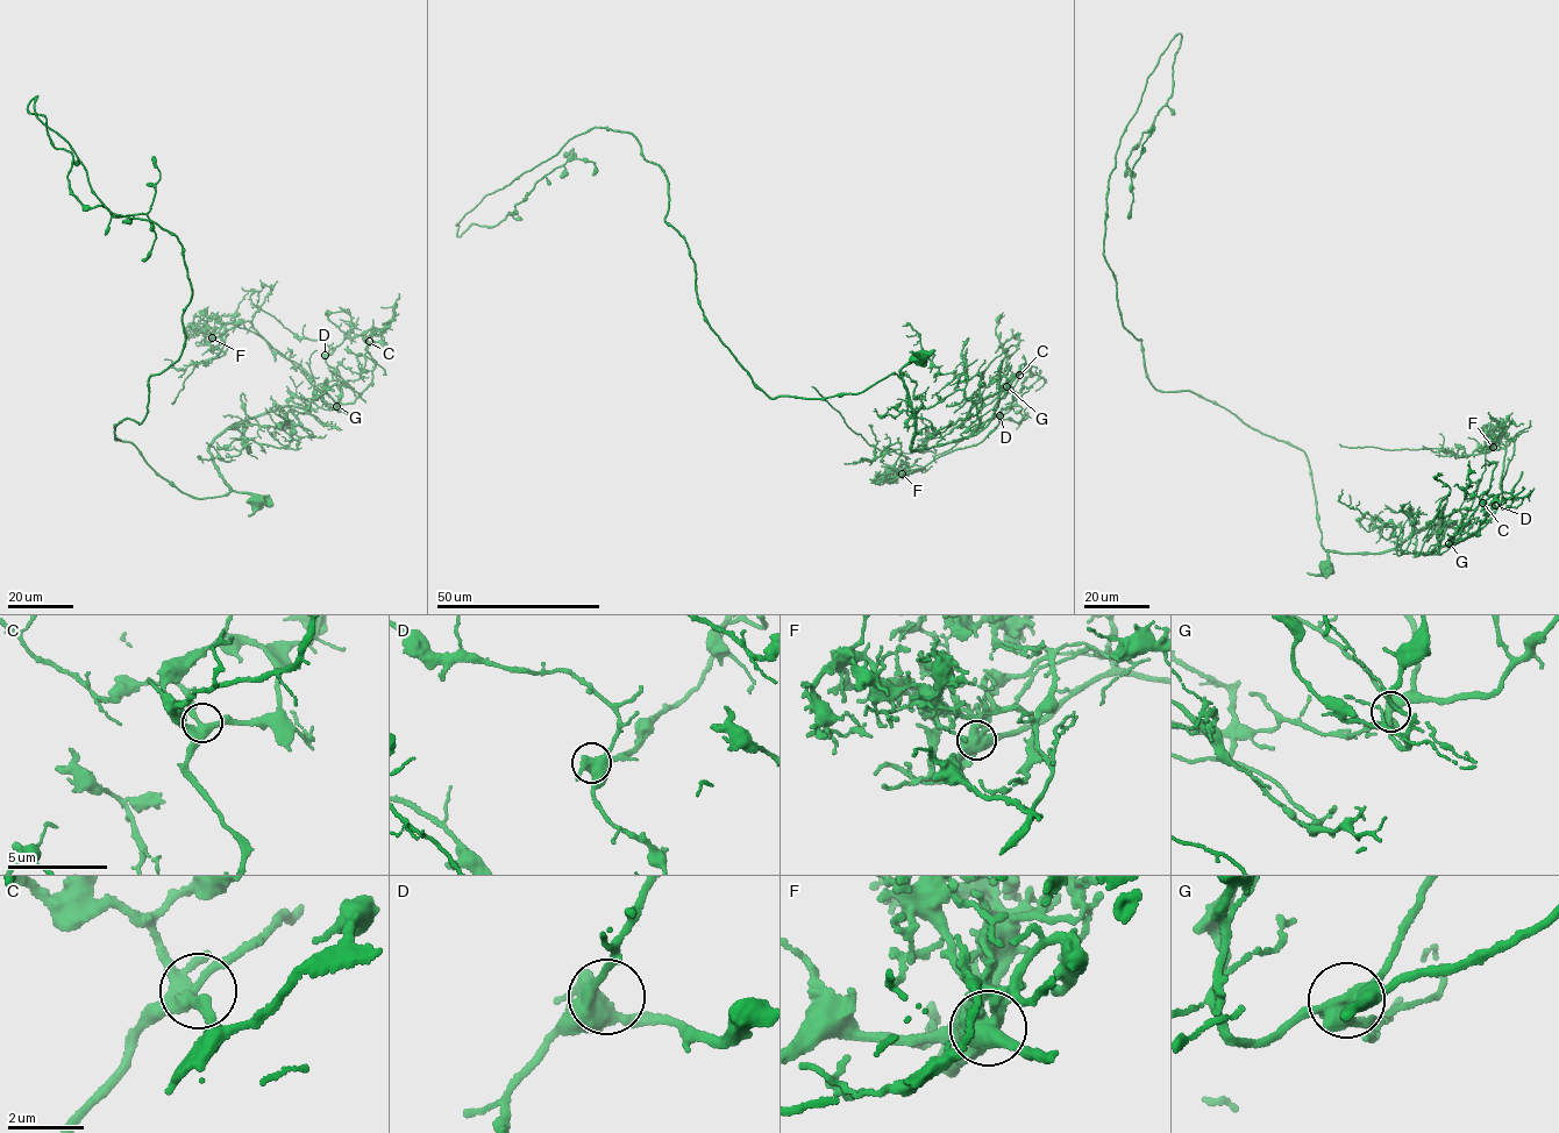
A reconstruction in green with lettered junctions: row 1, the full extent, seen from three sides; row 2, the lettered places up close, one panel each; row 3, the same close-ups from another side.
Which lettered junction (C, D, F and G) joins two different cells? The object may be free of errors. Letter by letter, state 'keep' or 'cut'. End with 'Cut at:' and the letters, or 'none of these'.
C: keep
D: keep
F: cut
G: keep
Cut at: F

